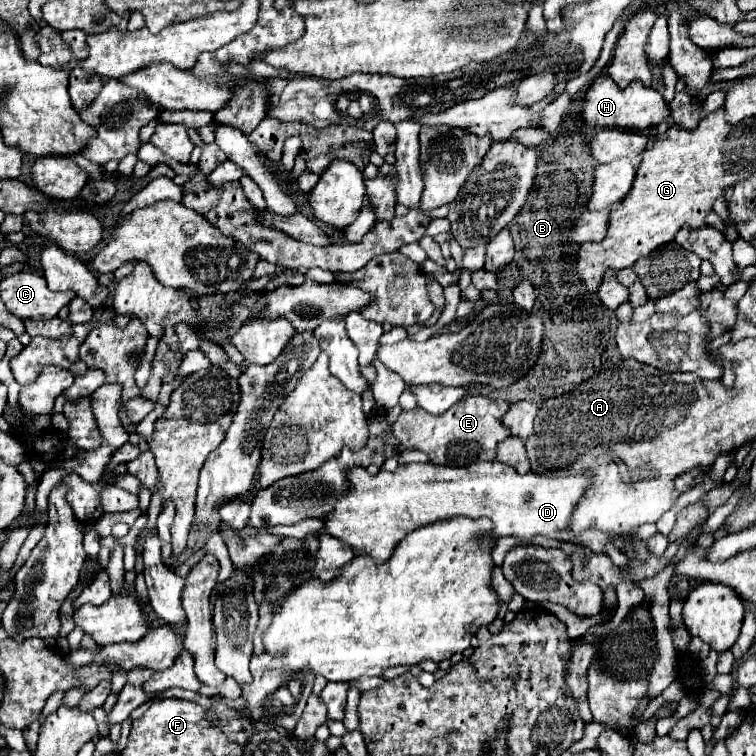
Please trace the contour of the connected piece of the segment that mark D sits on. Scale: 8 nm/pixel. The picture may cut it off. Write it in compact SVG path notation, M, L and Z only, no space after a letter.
M481 462L481 464L471 464L463 468L453 468L453 466L437 466L437 464L409 464L405 468L397 468L395 472L385 472L379 470L379 474L369 474L361 466L353 466L347 472L347 494L341 498L333 512L329 512L323 520L325 526L319 532L325 532L329 536L335 536L343 540L345 544L363 550L367 556L375 560L375 564L383 564L389 560L393 554L395 546L413 530L433 524L443 518L451 516L469 516L469 518L491 518L493 522L493 536L513 536L519 540L531 540L537 536L545 538L557 538L563 542L573 542L573 544L583 544L591 548L593 552L603 552L603 546L607 542L617 540L619 536L609 536L605 532L585 532L585 536L577 536L575 532L569 530L569 516L575 510L577 500L585 494L585 488L589 484L587 474L573 474L573 476L541 476L541 474L517 474L515 468L509 468L509 464L501 462Z

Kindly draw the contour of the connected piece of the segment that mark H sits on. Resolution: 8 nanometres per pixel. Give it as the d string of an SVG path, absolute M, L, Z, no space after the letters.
M601 76L593 80L591 88L587 90L581 106L581 116L591 128L645 130L669 118L669 110L663 106L663 96L653 88L645 88L641 82L633 82L625 90L621 90L609 76Z

